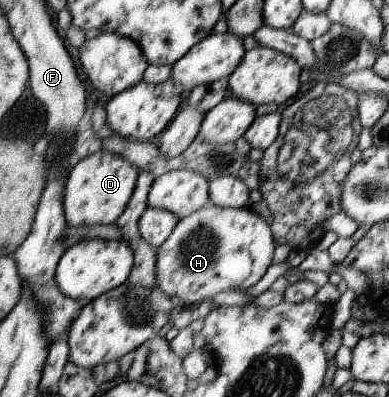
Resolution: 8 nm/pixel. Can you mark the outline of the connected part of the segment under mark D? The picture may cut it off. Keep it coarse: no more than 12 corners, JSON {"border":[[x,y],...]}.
{"border":[[98,150],[69,168],[69,226],[114,224],[139,168]]}

